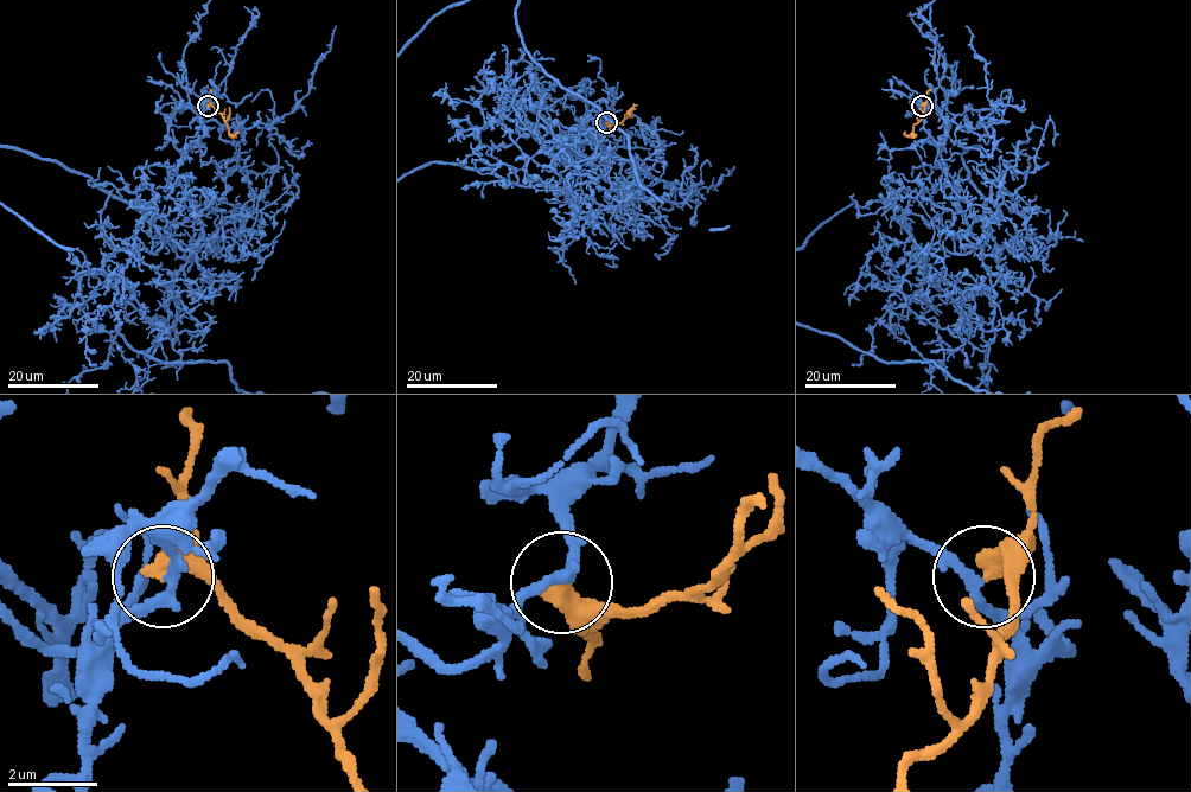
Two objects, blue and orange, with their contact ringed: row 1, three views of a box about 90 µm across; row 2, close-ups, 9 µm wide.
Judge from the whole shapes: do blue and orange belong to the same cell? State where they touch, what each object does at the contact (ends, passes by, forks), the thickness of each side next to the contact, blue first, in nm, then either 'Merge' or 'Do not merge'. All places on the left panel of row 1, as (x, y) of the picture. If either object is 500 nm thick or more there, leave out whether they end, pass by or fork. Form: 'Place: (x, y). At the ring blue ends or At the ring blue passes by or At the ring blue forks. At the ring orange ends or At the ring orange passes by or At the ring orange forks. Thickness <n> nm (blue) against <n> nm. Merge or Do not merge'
Place: (208, 106). At the ring blue passes by. At the ring orange ends. Thickness 240 nm (blue) against 480 nm. Merge

